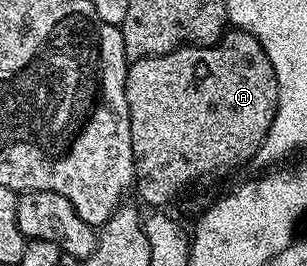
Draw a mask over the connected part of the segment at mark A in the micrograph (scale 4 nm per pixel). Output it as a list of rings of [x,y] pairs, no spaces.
[[[230,30],[216,44],[177,48],[168,54],[133,61],[126,69],[126,97],[128,98],[128,114],[132,130],[136,192],[142,195],[144,203],[151,204],[154,208],[162,208],[165,204],[172,203],[193,180],[198,180],[201,176],[210,176],[213,172],[226,172],[229,168],[238,168],[241,164],[246,164],[250,159],[258,156],[260,146],[264,142],[264,138],[272,126],[272,118],[276,114],[276,102],[278,101],[276,70],[272,70],[272,62],[268,62],[268,54],[264,54],[264,46],[260,46],[260,42],[256,38],[252,38],[252,34]]]

